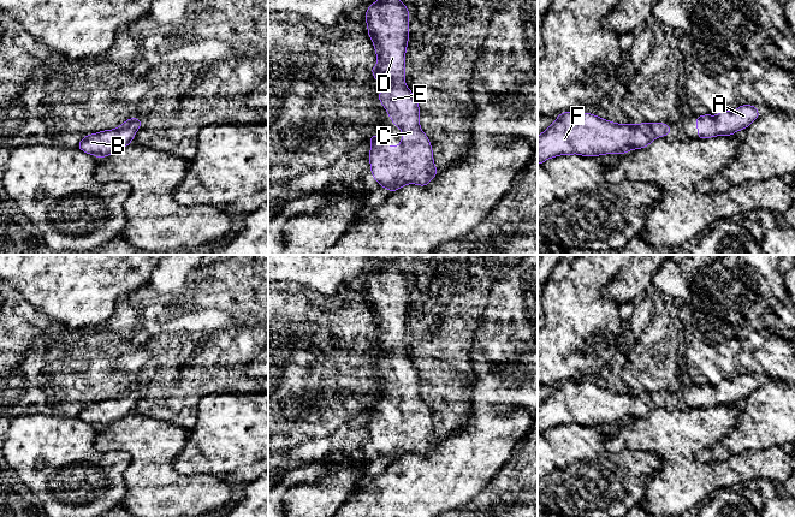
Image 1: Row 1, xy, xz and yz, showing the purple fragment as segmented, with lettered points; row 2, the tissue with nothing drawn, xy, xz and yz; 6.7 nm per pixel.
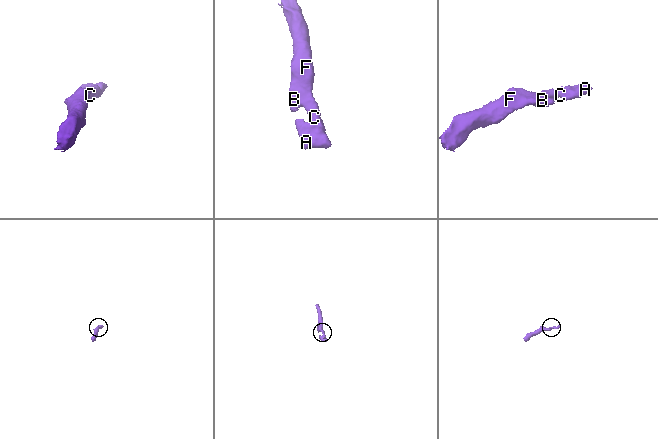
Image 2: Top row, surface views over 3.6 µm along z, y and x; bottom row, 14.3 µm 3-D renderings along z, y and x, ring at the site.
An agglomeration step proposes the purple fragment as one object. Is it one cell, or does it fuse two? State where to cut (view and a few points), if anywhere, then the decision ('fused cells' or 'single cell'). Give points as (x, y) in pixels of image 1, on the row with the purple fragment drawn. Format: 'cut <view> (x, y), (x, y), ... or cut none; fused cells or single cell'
cut none; single cell

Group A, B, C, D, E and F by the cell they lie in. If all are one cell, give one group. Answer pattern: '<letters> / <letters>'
A B C D E F

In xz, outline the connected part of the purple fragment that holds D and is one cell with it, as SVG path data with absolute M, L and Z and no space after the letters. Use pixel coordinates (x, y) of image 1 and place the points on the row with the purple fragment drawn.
M378 0L368 6L364 22L368 25L367 34L373 42L378 59L378 64L369 71L384 89L378 94L378 99L392 119L393 126L402 129L402 141L398 147L386 145L384 136L374 135L367 138L370 142L370 173L378 184L388 189L391 194L407 184L425 188L438 176L438 171L433 160L431 141L420 127L419 101L405 85L405 52L410 28L409 8L402 4L402 0Z

